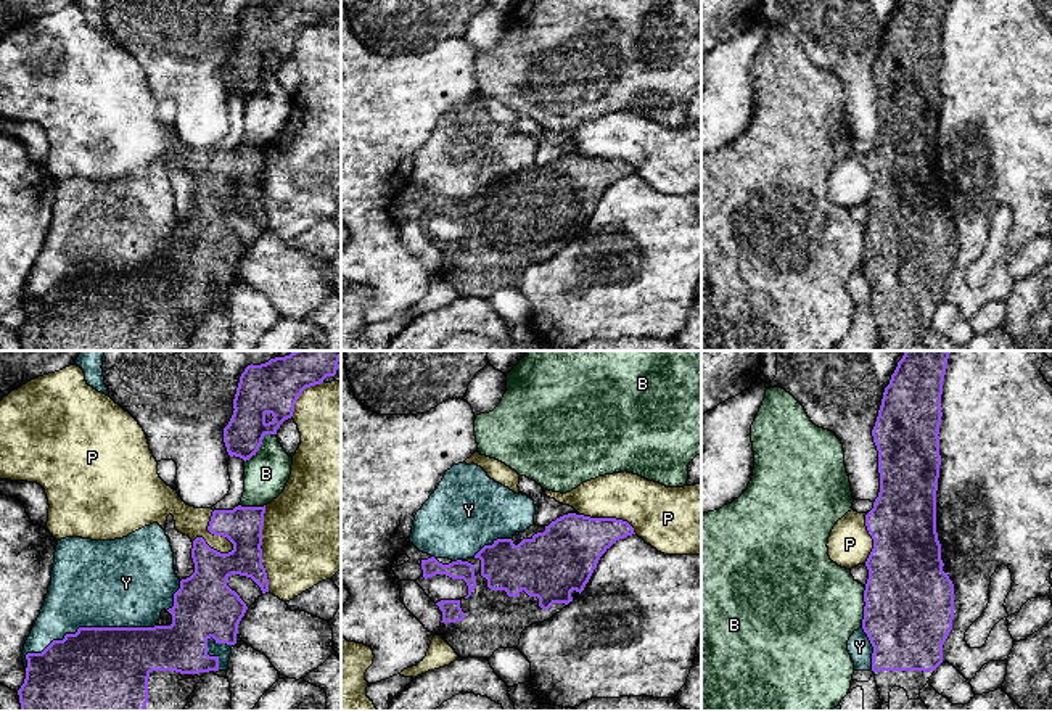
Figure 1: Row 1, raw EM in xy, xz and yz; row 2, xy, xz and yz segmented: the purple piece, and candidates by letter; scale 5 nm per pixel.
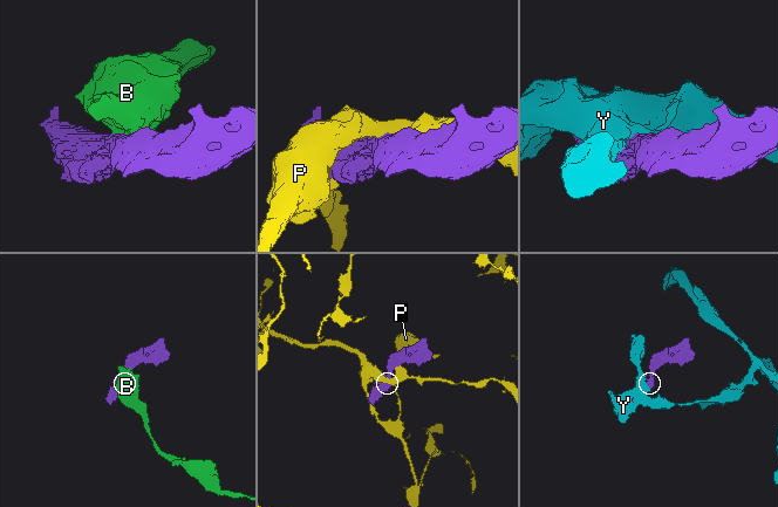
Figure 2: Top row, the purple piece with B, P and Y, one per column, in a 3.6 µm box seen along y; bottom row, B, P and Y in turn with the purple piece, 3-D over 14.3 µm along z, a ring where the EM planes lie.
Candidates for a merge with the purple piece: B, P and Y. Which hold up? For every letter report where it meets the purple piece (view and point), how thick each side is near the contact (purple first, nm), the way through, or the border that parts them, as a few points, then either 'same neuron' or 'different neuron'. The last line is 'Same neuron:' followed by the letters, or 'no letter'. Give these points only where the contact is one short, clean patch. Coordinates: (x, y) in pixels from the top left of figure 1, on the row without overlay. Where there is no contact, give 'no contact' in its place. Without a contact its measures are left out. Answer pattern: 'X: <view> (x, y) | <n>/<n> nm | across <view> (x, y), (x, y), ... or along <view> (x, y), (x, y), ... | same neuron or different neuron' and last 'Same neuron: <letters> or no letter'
B: xy (261, 82) | 220/220 nm | different neuron
P: xy (216, 174) | 190/150 nm | different neuron
Y: xy (84, 267) | 480/440 nm | different neuron
Same neuron: no letter

